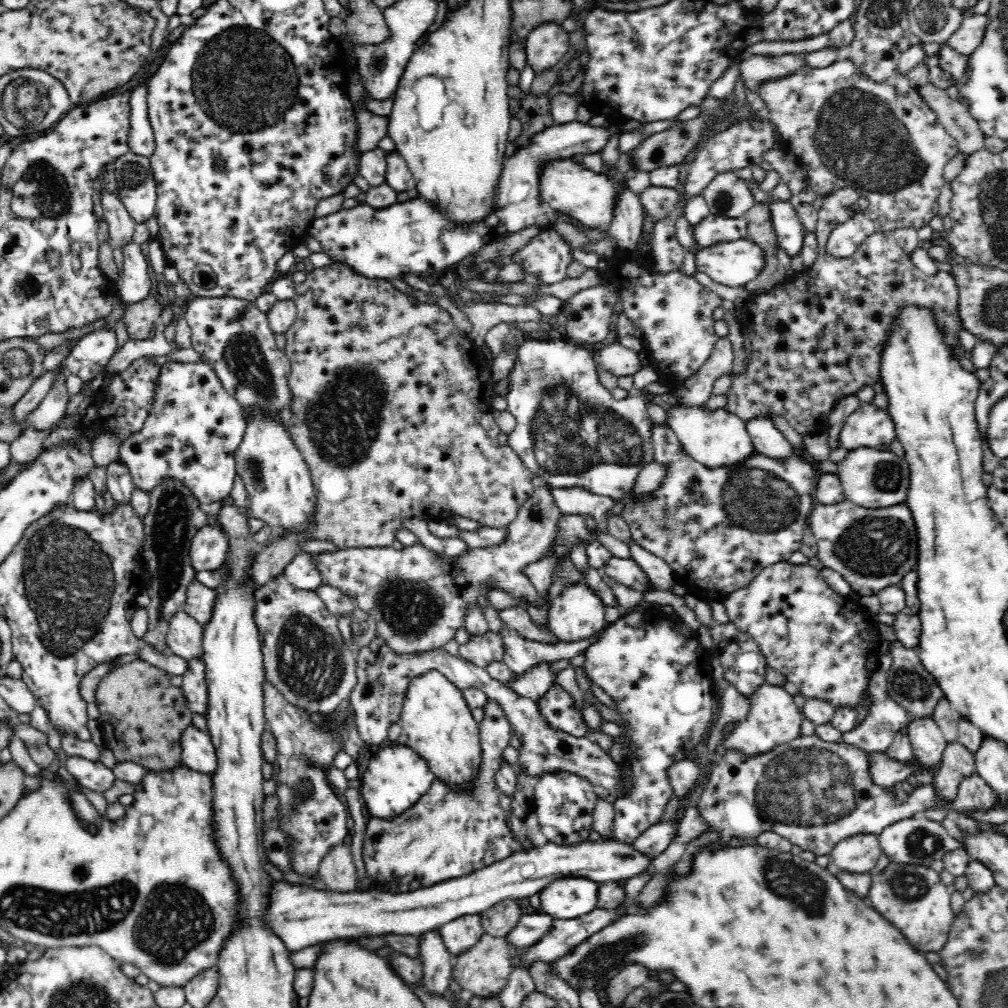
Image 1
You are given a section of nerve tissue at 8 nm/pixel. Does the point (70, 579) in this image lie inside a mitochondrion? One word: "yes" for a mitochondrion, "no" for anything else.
yes

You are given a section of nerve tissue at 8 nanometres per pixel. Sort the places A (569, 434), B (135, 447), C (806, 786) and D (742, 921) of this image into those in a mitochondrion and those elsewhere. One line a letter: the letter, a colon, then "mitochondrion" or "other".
A: mitochondrion
B: other
C: mitochondrion
D: other

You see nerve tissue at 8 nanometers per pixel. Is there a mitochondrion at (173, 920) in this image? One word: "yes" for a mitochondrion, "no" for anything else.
yes

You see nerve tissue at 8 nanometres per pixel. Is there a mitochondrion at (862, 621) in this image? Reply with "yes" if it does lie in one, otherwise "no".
no

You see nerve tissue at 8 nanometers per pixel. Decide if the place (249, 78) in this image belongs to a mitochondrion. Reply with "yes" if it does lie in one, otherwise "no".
yes

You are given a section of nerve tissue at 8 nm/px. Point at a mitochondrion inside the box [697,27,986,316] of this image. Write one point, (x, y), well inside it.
(857, 137)

